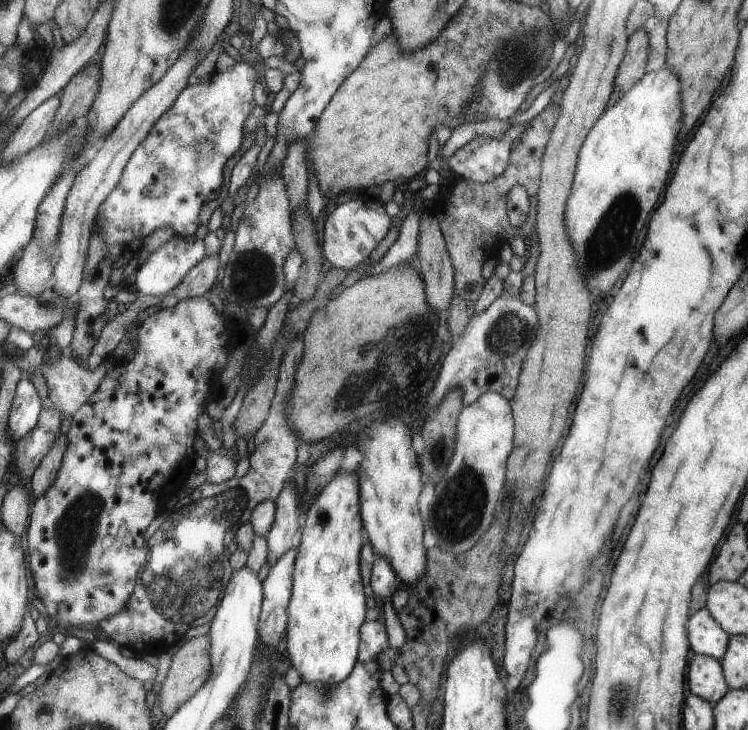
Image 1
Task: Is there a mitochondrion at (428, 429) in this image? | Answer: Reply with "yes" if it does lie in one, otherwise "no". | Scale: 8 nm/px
no

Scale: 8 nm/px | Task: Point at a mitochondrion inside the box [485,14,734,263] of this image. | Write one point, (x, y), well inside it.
(516, 64)

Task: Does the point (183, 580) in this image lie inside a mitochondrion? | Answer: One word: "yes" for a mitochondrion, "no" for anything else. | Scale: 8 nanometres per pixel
yes

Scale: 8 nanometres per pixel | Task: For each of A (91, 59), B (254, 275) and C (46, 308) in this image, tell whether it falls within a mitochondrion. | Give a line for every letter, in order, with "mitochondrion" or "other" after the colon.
A: other
B: mitochondrion
C: mitochondrion

